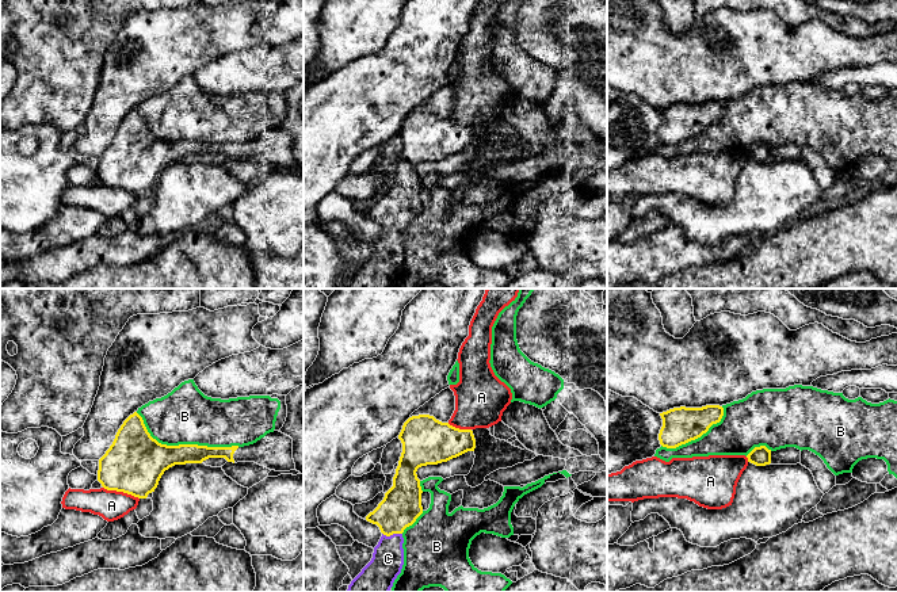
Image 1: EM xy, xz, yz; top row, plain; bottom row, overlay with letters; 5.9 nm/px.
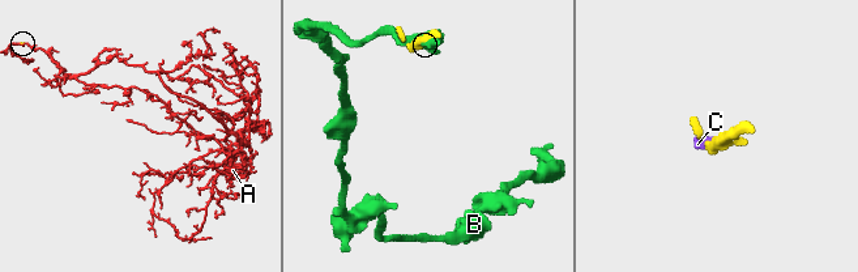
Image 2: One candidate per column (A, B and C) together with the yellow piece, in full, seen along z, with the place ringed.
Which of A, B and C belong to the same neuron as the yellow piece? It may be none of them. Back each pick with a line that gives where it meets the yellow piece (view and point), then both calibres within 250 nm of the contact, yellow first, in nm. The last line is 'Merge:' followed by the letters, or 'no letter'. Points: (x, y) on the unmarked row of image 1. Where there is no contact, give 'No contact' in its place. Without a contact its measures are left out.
C: Touches yellow at xz (392, 230). Thickness 240 nm (yellow) against 190 nm
Merge: C

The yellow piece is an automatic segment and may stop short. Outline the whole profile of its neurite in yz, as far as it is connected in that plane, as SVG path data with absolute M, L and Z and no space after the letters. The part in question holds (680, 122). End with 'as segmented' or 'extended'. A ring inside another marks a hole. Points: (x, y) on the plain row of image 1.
M706 102L702 104L673 104L660 110L663 123L659 137L663 144L676 145L691 137L701 134L713 121L721 118L724 104L719 102Z; as segmented

